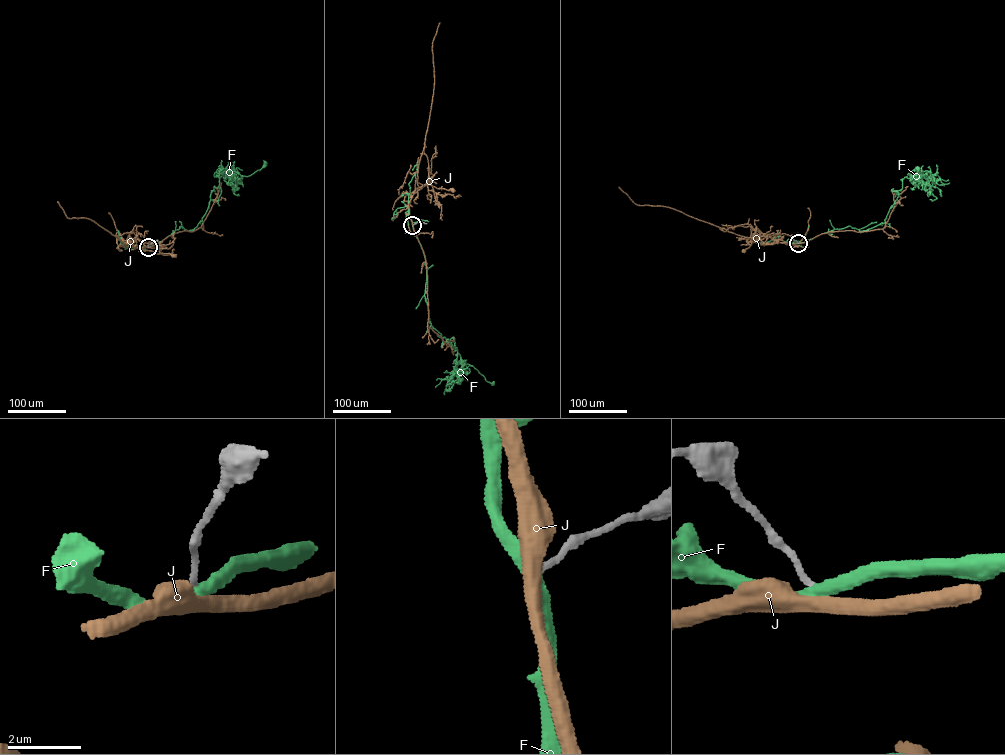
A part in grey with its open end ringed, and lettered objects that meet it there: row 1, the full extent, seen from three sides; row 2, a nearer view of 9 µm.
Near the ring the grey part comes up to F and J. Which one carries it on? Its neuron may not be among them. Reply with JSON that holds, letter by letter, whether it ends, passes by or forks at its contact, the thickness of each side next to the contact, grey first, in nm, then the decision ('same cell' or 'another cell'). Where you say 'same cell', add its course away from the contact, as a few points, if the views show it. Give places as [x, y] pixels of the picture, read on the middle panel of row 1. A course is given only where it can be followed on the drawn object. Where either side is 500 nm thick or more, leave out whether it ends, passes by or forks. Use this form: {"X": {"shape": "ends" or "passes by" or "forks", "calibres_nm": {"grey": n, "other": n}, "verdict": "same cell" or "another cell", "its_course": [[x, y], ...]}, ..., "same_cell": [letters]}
{"F": {"shape": "passes by", "calibres_nm": {"grey": 140, "other": 360}, "verdict": "another cell"}, "J": {"shape": "passes by", "calibres_nm": {"grey": 140, "other": 400}, "verdict": "same cell", "its_course": [[412, 225], [408, 203], [413, 194], [428, 182], [437, 188], [453, 190]]}, "same_cell": ["J"]}

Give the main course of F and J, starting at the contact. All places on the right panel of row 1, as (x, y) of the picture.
F: (798, 243), (835, 229), (862, 231), (884, 223), (902, 180), (913, 179), (918, 168)
J: (798, 243), (776, 241), (756, 226), (751, 245), (743, 251)

